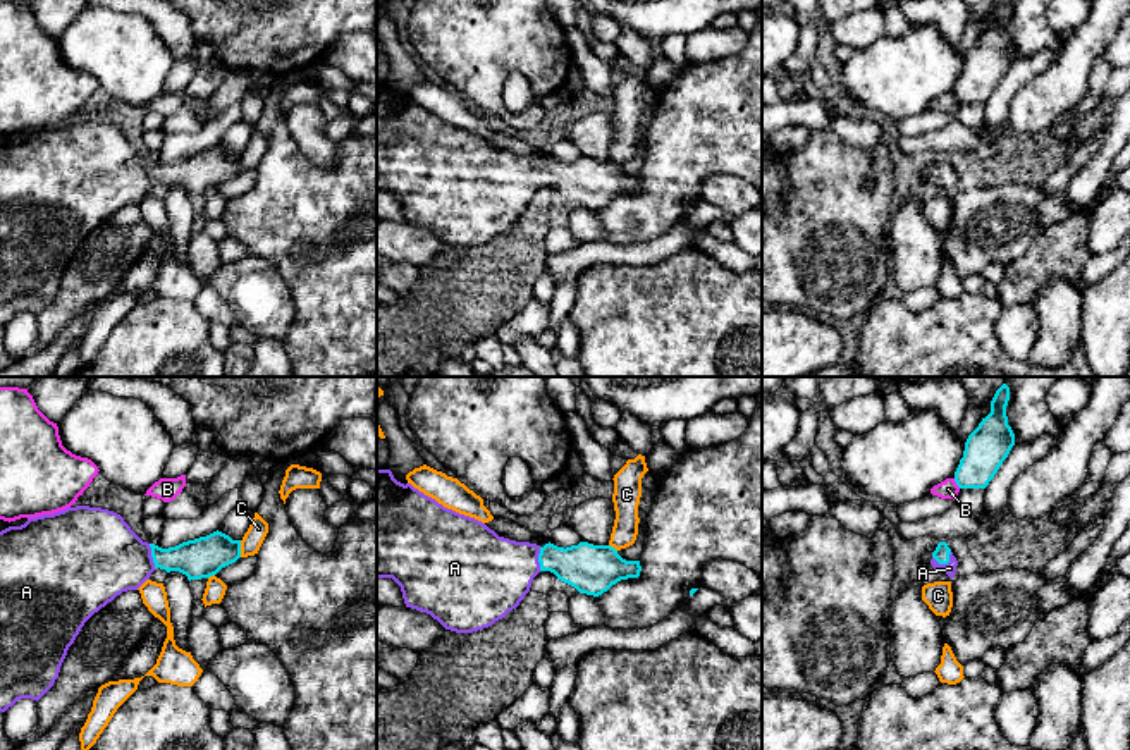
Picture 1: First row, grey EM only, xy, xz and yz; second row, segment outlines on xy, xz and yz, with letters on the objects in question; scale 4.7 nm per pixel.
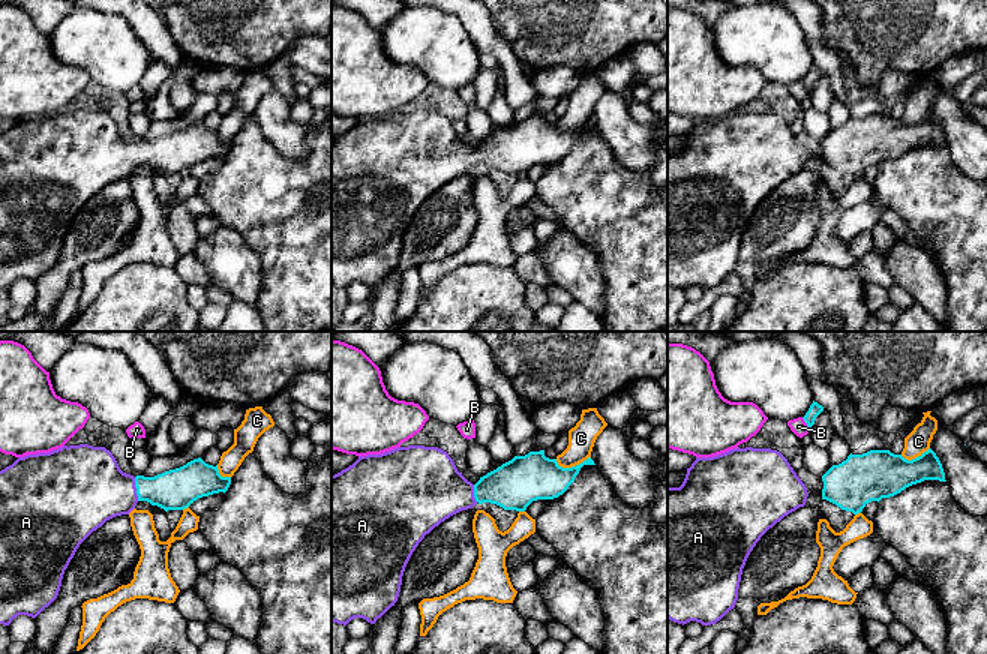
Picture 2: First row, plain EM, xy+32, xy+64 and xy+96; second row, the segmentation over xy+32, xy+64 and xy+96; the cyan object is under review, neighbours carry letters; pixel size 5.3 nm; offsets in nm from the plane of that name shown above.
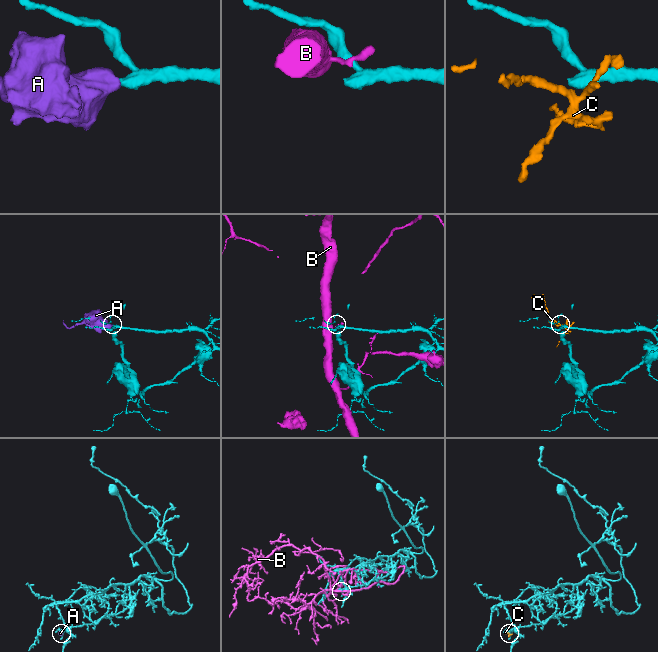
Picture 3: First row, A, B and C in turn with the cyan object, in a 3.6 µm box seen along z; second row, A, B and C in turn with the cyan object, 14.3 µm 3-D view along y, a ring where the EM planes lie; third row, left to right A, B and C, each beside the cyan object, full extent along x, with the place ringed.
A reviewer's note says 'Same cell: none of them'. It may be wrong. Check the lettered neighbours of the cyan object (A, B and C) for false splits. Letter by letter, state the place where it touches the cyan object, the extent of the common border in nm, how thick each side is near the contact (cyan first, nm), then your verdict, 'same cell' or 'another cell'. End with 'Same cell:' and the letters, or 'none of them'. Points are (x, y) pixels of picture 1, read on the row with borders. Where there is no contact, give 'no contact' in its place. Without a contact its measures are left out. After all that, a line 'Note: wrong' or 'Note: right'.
A: yz (945, 563) | 100 nm | 80/60 nm | same cell
B: yz (957, 484) | 60 nm | 200/90 nm | another cell
C: xy (239, 549) | 80 nm | 190/90 nm | another cell
Same cell: A
Note: wrong

